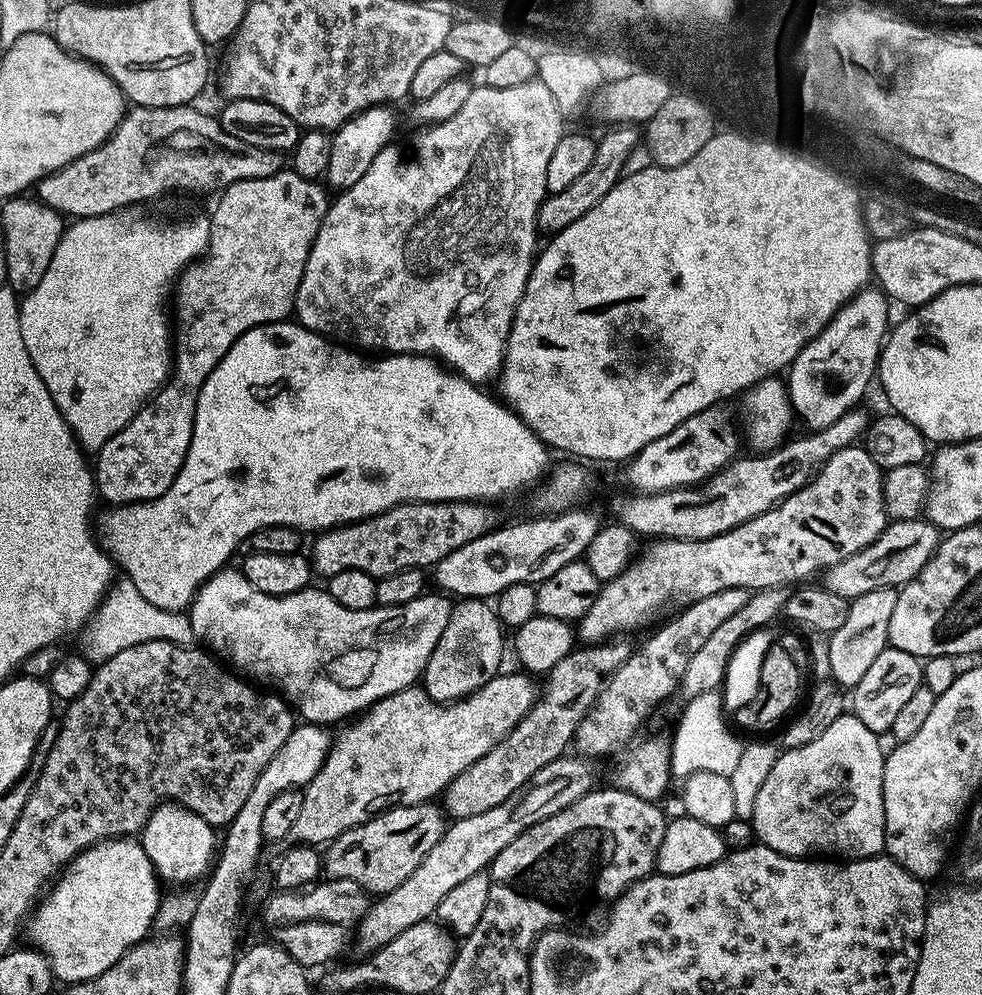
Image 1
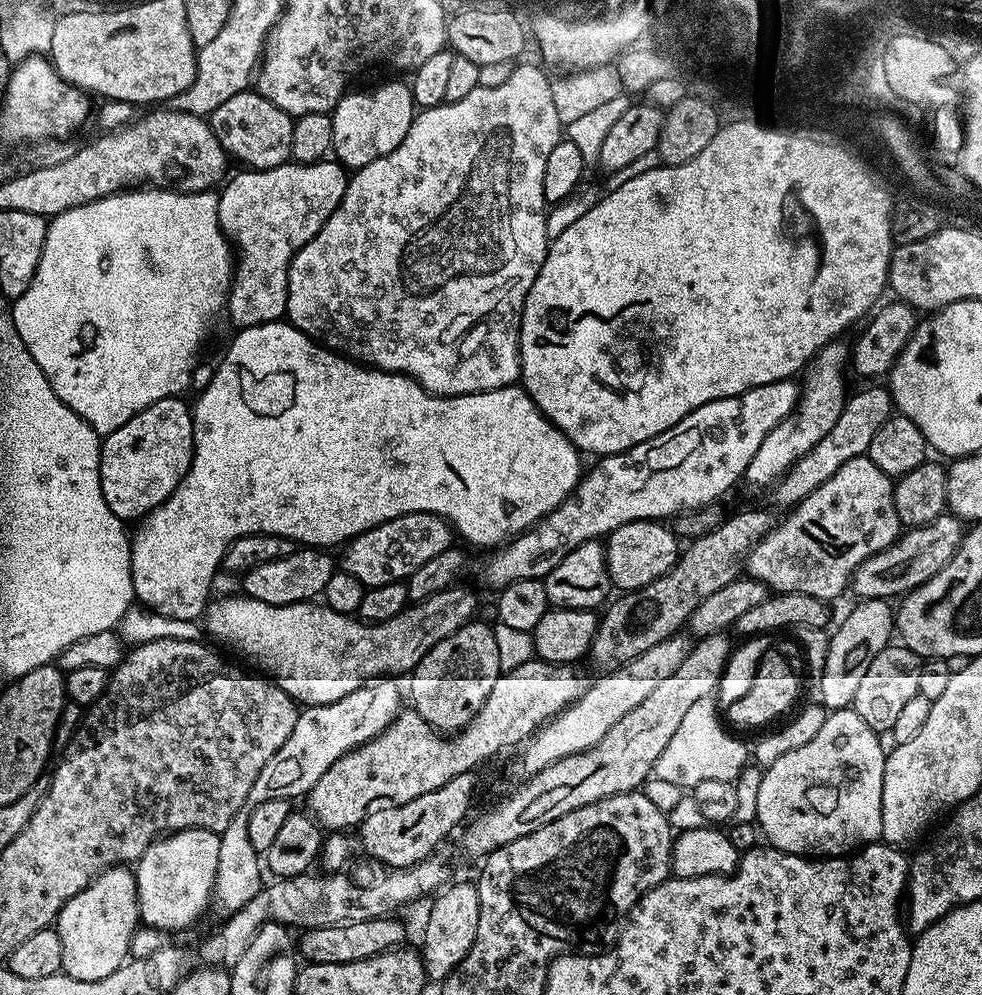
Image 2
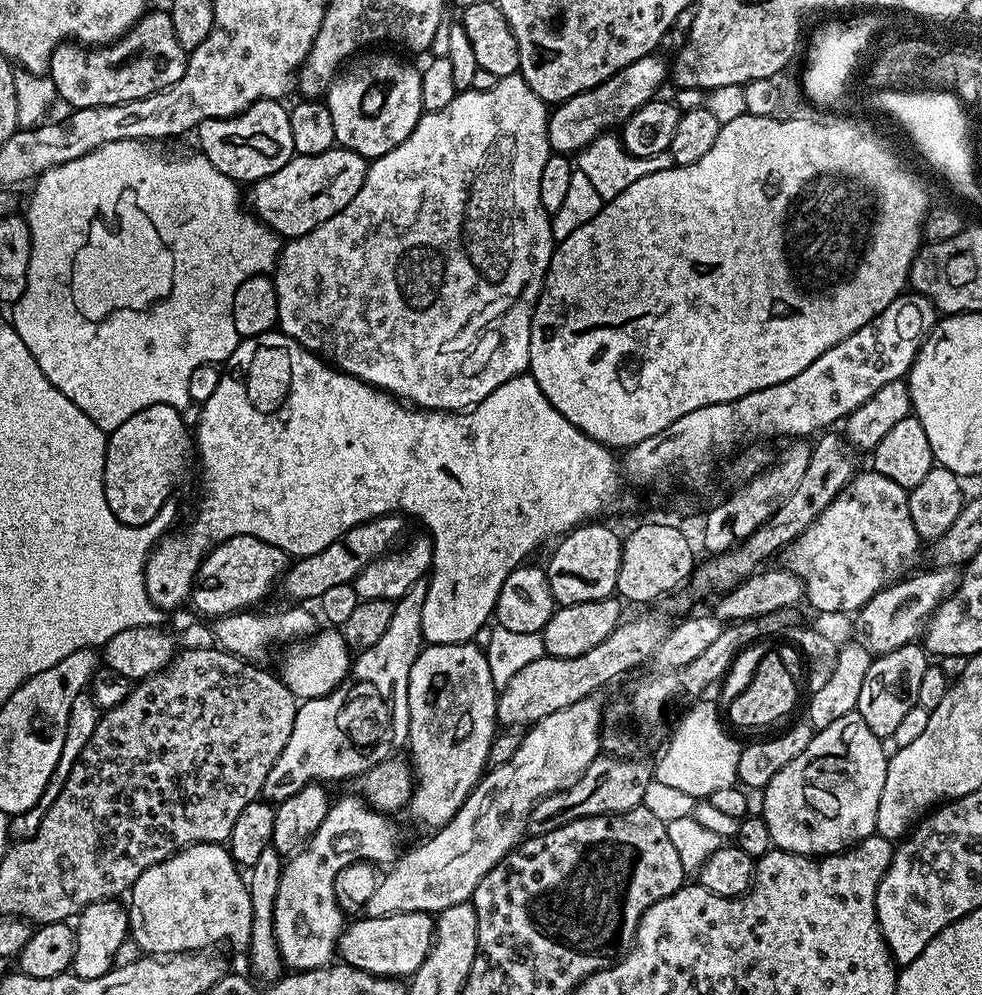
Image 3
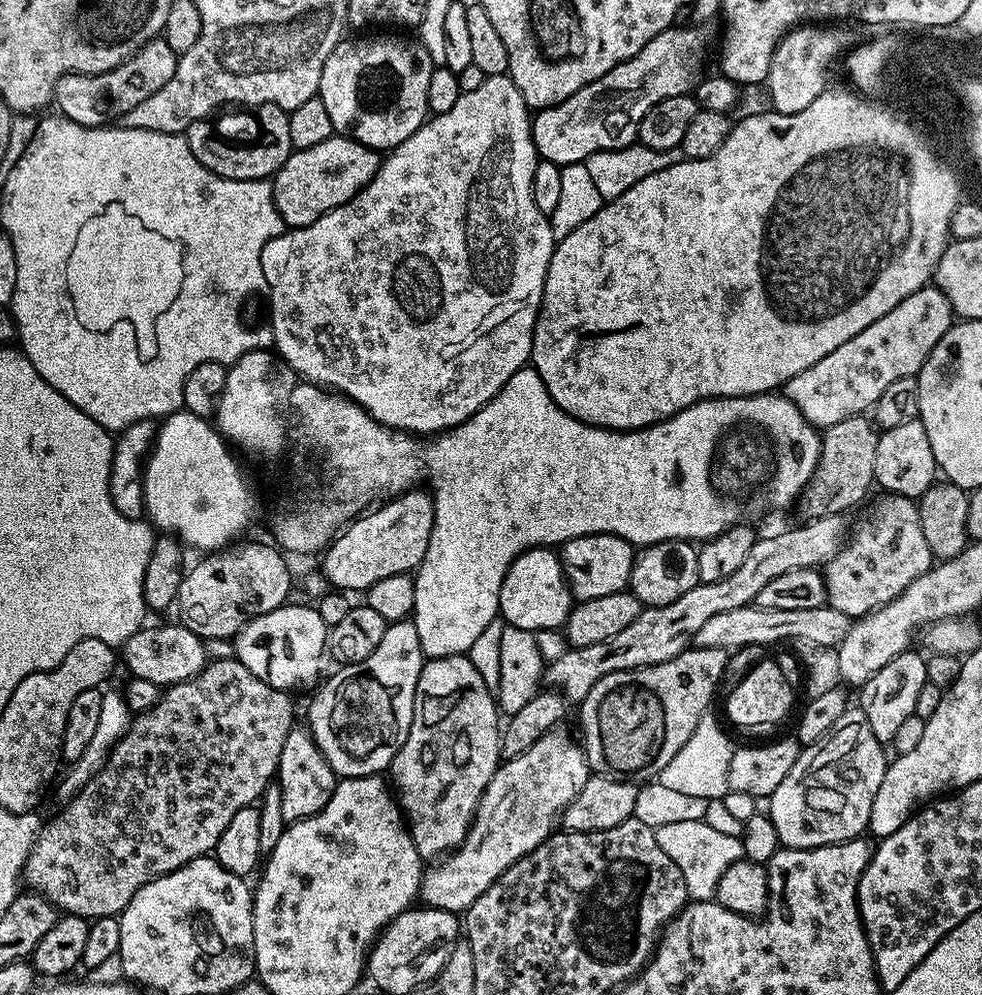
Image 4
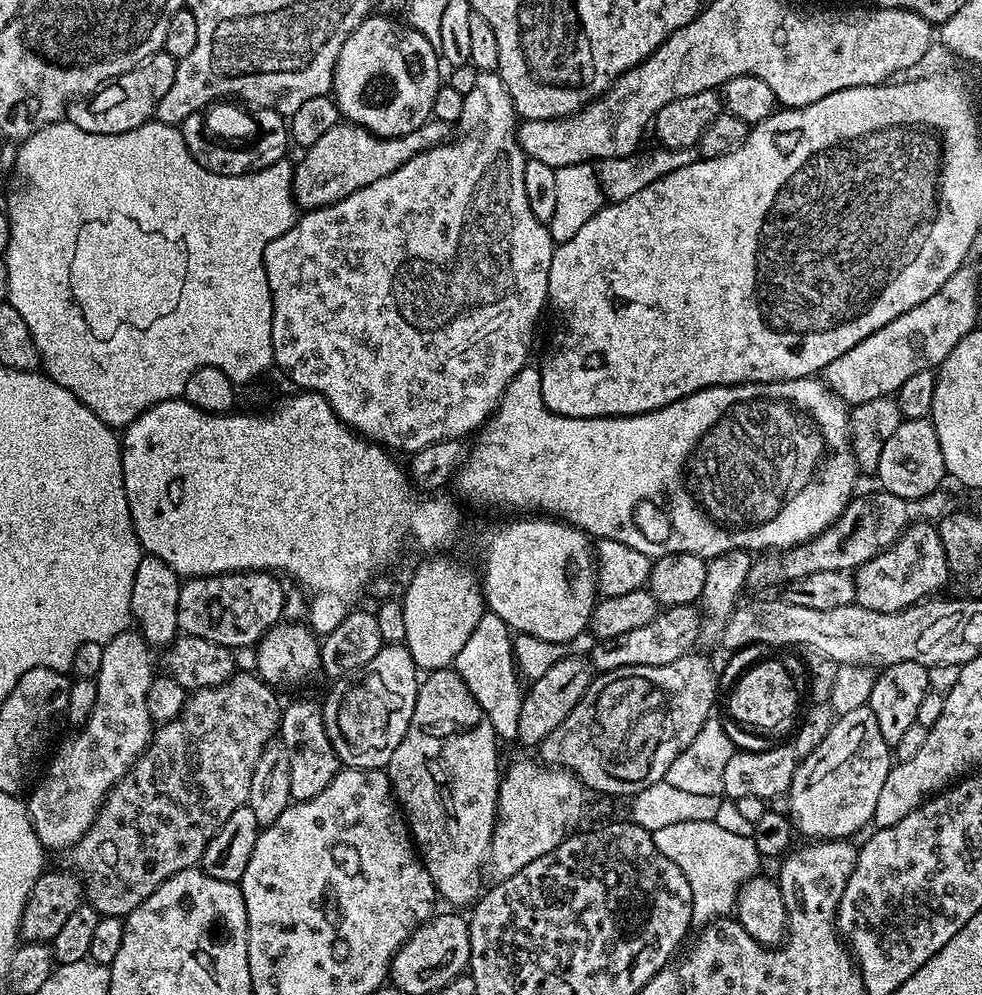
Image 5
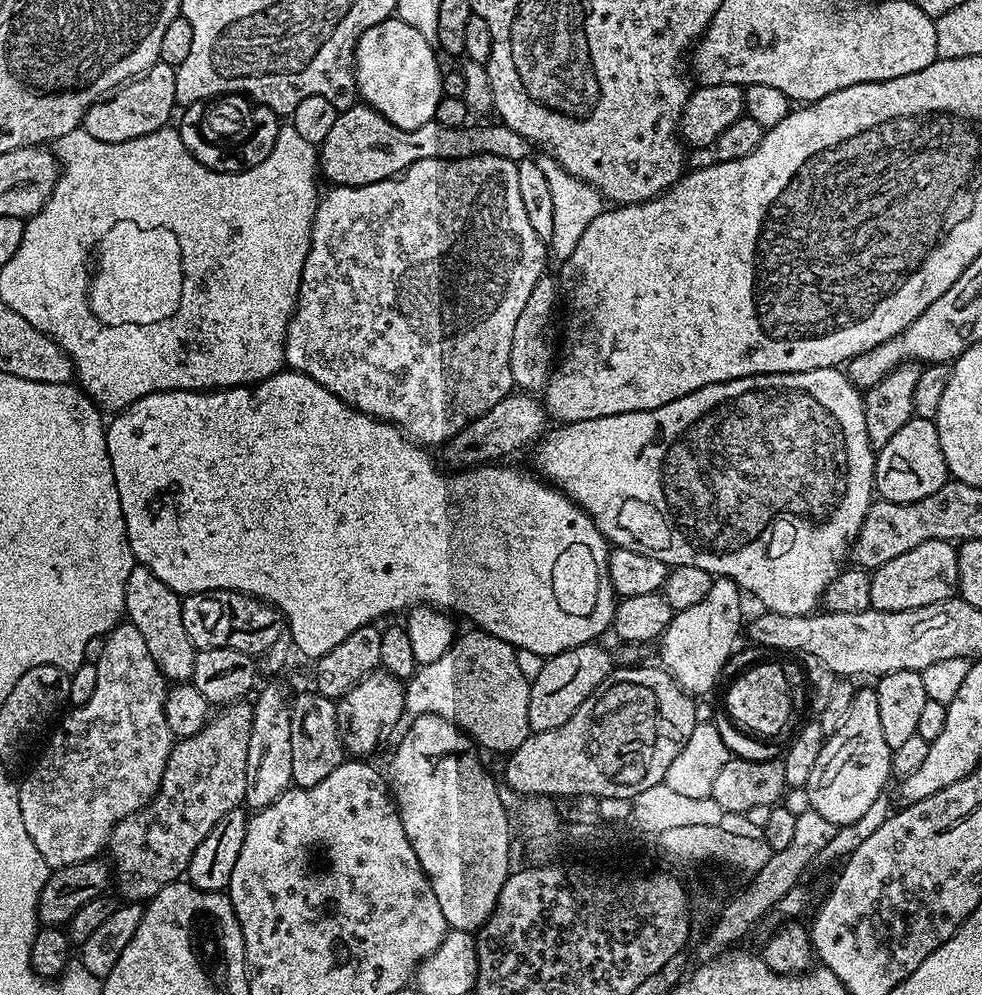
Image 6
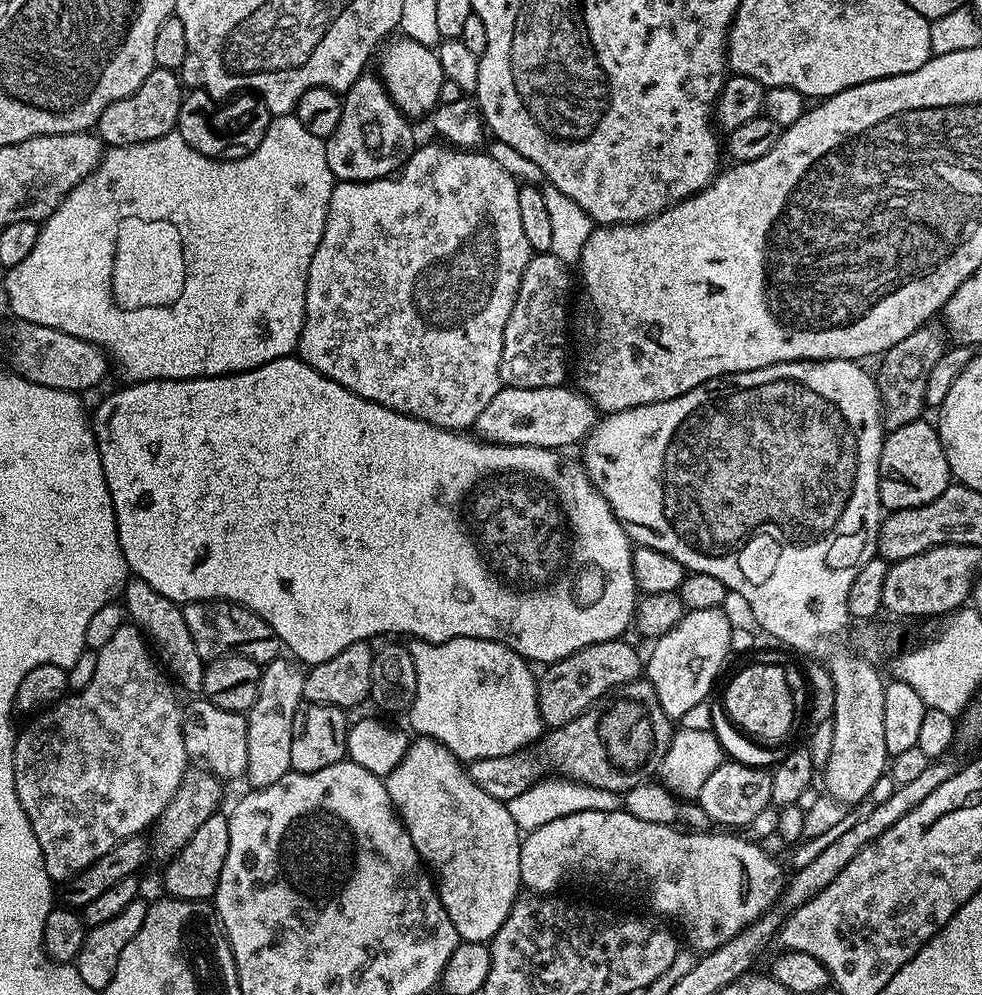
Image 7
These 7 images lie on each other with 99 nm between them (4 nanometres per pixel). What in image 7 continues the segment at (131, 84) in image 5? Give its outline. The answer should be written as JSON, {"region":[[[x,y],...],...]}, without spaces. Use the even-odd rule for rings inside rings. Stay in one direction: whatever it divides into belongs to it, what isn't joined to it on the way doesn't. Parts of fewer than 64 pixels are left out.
{"region":[[[155,67],[134,94],[114,102],[102,112],[94,131],[108,148],[134,146],[138,142],[162,138],[176,127],[181,99],[182,81],[179,75],[171,68]]]}

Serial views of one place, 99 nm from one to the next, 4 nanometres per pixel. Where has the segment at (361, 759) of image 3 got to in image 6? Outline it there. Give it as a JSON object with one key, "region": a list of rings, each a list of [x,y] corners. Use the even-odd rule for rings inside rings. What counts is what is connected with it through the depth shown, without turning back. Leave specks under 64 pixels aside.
{"region":[[[377,670],[371,672],[358,686],[354,686],[345,696],[339,697],[336,717],[340,727],[340,739],[353,757],[368,758],[372,751],[395,730],[400,719],[405,719],[405,685],[389,672]]]}

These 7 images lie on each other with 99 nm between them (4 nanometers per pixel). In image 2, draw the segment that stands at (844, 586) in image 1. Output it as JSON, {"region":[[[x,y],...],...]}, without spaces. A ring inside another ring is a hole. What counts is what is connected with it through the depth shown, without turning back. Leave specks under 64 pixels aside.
{"region":[[[951,514],[934,518],[934,522],[921,528],[901,531],[898,539],[886,546],[886,550],[878,550],[878,554],[866,557],[859,564],[852,576],[851,595],[856,595],[860,600],[888,600],[892,596],[900,598],[913,592],[915,588],[934,578],[934,574],[938,574],[938,570],[942,570],[942,566],[946,566],[946,562],[954,558],[964,540],[965,531],[960,517]]]}

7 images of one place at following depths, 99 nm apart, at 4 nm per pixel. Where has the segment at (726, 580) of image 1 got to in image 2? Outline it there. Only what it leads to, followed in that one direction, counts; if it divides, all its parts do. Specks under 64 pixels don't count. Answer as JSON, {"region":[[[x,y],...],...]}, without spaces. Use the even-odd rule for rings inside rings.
{"region":[[[867,454],[850,458],[850,462],[838,466],[837,472],[826,478],[826,482],[822,482],[814,494],[806,497],[785,516],[788,517],[781,524],[780,521],[773,523],[770,531],[749,550],[747,575],[768,585],[773,593],[810,594],[810,598],[825,602],[833,602],[843,592],[847,593],[859,564],[866,557],[878,554],[878,550],[886,550],[886,546],[895,542],[902,531],[898,510],[894,510],[893,477],[878,470]]]}

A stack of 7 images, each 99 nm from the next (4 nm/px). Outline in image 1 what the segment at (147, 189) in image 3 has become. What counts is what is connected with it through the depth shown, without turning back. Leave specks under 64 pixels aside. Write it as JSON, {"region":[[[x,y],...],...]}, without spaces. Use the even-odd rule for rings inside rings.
{"region":[[[121,210],[119,212],[107,212],[101,216],[85,216],[83,218],[76,218],[65,227],[62,238],[58,242],[58,250],[54,250],[54,258],[50,258],[50,266],[46,266],[46,275],[42,278],[42,282],[38,282],[38,286],[34,286],[34,290],[30,290],[20,300],[20,329],[22,330],[22,342],[26,342],[26,351],[30,354],[30,362],[34,362],[34,370],[38,370],[38,378],[42,378],[42,382],[46,382],[46,390],[50,390],[50,398],[54,398],[54,406],[58,406],[60,416],[70,426],[70,430],[75,434],[76,440],[80,443],[81,448],[85,453],[96,454],[99,453],[102,446],[106,446],[106,442],[110,442],[110,438],[114,438],[114,434],[118,434],[118,430],[125,428],[127,424],[137,414],[140,409],[164,387],[165,382],[168,381],[169,375],[172,370],[172,357],[174,355],[174,328],[170,323],[170,316],[164,313],[164,307],[169,307],[170,297],[174,292],[174,285],[180,278],[181,272],[193,263],[197,258],[204,255],[208,250],[208,239],[210,238],[210,226],[212,225],[211,219],[207,215],[192,216],[189,220],[172,220],[169,224],[160,225],[158,221],[152,216],[143,216],[140,210]]]}

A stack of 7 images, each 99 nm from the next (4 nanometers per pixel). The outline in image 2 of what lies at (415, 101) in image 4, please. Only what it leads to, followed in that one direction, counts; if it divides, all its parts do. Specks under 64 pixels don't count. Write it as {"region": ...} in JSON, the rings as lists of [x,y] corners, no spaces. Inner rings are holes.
{"region":[[[380,84],[369,92],[349,91],[332,109],[332,152],[345,169],[355,170],[390,154],[406,138],[412,125],[412,89],[404,84]]]}

